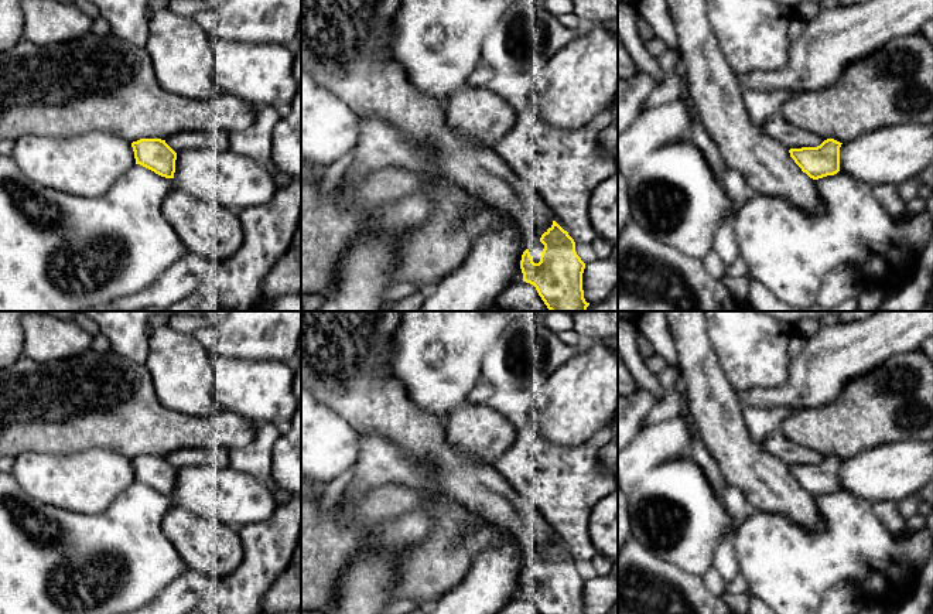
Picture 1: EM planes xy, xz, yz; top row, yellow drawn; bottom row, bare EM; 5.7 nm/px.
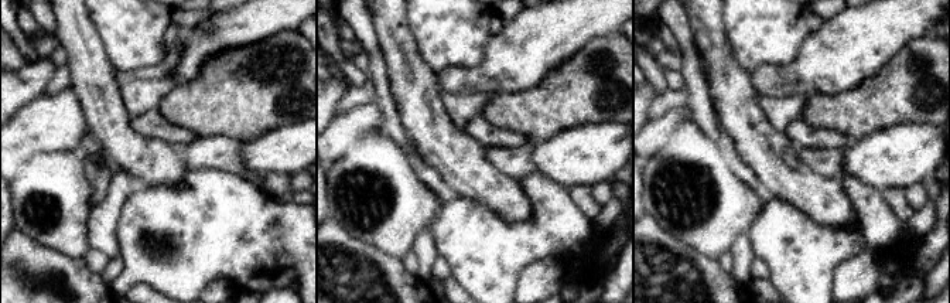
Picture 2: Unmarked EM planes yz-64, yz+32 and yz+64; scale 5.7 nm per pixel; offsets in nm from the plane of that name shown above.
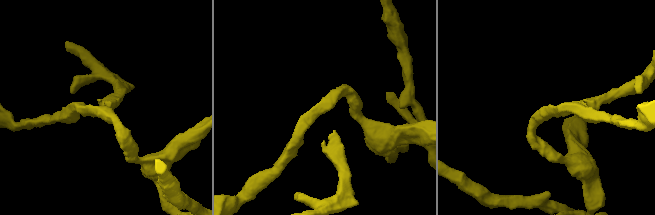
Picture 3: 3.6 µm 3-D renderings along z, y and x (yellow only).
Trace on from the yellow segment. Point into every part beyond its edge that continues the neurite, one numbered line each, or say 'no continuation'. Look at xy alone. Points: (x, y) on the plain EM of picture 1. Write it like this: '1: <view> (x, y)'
1: xy (178, 459)

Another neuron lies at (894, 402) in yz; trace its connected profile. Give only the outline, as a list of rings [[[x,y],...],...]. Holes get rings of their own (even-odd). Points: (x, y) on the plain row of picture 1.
[[[922,351],[896,354],[865,375],[850,381],[838,398],[824,406],[800,407],[790,412],[780,426],[783,434],[796,444],[810,447],[823,457],[848,460],[864,450],[906,440],[933,440],[933,364]]]

